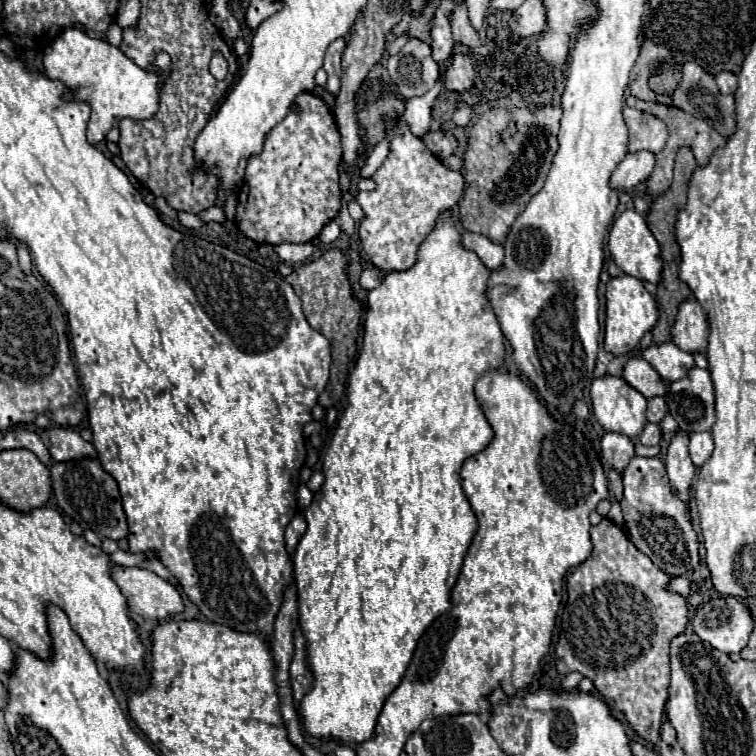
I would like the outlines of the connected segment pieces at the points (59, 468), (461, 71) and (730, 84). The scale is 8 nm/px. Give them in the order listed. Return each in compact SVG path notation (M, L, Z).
M84 457L76 461L64 461L64 463L52 463L50 465L52 475L52 487L58 501L58 507L72 517L82 529L94 531L98 537L108 537L114 541L120 541L128 535L126 527L126 515L122 511L122 501L118 493L116 481L102 469L98 459Z
M454 55L444 69L444 85L448 91L466 91L474 85L476 69L470 55Z
M722 71L716 75L716 83L718 83L718 89L720 93L734 93L736 87L738 87L738 81L736 81L736 75L732 71Z

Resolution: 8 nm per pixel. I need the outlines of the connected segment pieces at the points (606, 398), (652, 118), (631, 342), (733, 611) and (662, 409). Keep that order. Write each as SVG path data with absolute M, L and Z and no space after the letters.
M604 375L592 381L592 407L598 423L606 431L638 437L646 425L646 397L630 387L622 377Z
M628 105L624 107L624 119L628 125L628 133L630 133L630 145L628 145L630 153L642 151L642 149L658 153L664 149L668 131L662 119L658 119L656 115L648 111L632 109Z
M620 275L608 281L606 285L606 327L604 327L604 347L612 355L626 355L638 347L642 335L654 327L658 319L656 301L644 289L642 281L632 275Z
M716 597L716 599L708 601L706 605L698 607L696 617L692 619L692 627L694 627L694 633L702 641L710 643L714 649L718 649L722 653L740 653L742 647L746 647L746 643L748 643L748 637L754 629L754 621L750 617L748 609L734 597Z
M652 397L648 399L648 421L650 423L660 423L666 415L666 401L664 397Z

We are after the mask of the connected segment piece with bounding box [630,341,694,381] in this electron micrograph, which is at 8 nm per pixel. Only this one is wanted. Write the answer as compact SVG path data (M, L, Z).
M672 341L650 345L646 349L636 349L634 353L630 353L630 357L634 355L646 359L666 381L678 381L682 379L682 375L686 375L686 371L690 371L690 367L694 367L692 353L682 351Z

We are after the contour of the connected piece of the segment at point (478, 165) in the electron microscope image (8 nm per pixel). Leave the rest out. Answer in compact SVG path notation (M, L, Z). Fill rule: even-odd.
M550 105L534 111L526 107L490 109L478 117L468 135L468 149L464 155L466 191L458 203L458 215L466 231L482 233L498 243L506 239L512 223L544 185L550 161L558 149L556 135L560 115L562 109ZM510 121L518 125L518 133L508 141L500 141L500 131Z

